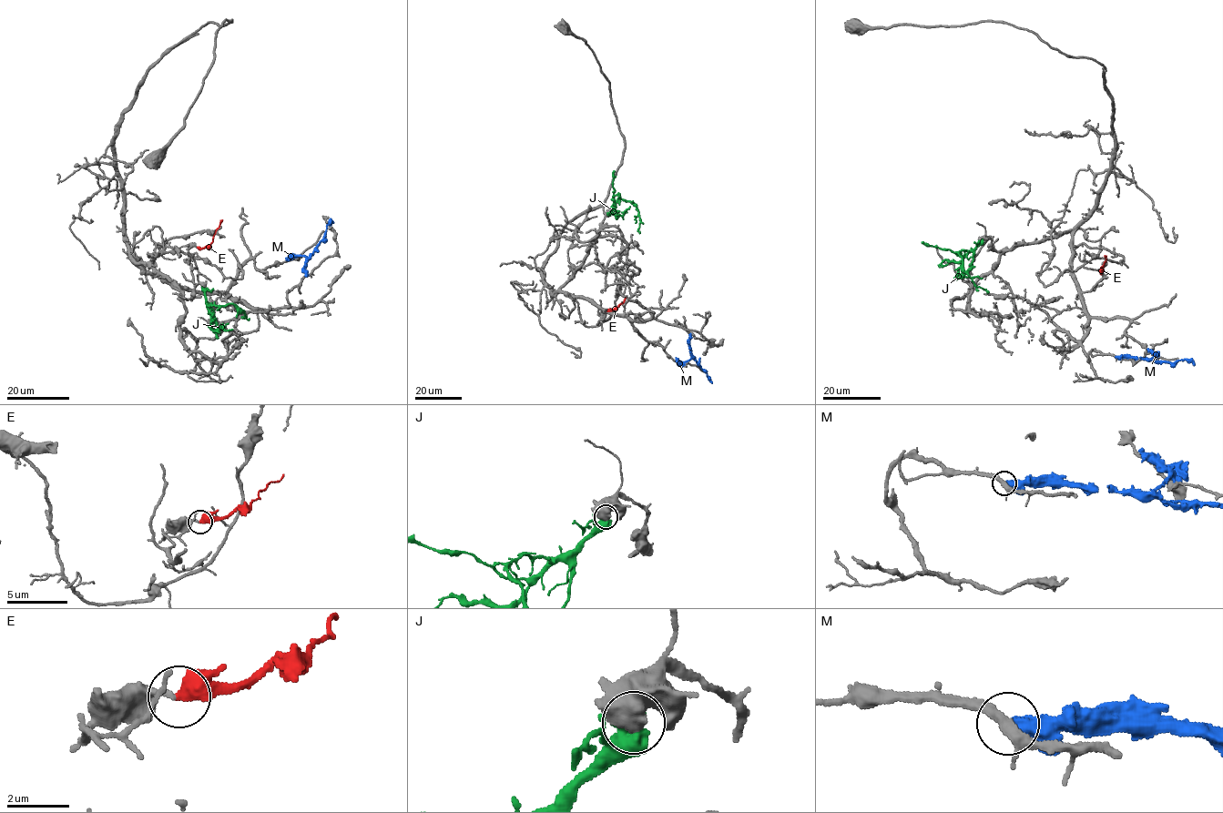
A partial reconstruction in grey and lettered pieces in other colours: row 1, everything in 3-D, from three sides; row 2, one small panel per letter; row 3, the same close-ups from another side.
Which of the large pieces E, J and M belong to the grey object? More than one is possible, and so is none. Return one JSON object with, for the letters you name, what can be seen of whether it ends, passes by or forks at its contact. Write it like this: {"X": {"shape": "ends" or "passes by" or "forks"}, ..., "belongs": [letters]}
{"belongs": []}

